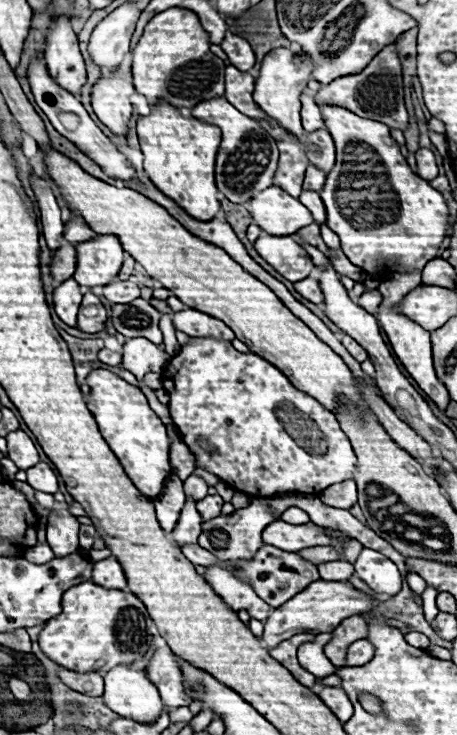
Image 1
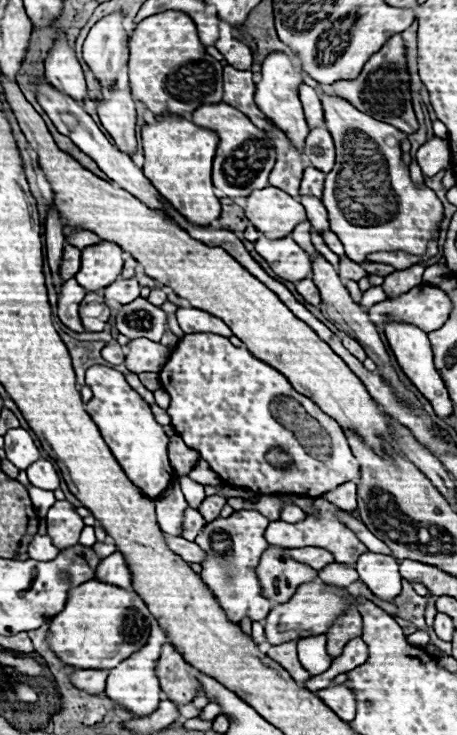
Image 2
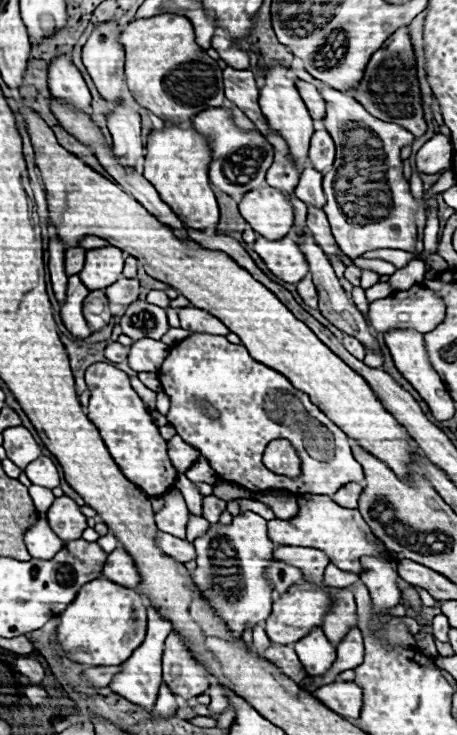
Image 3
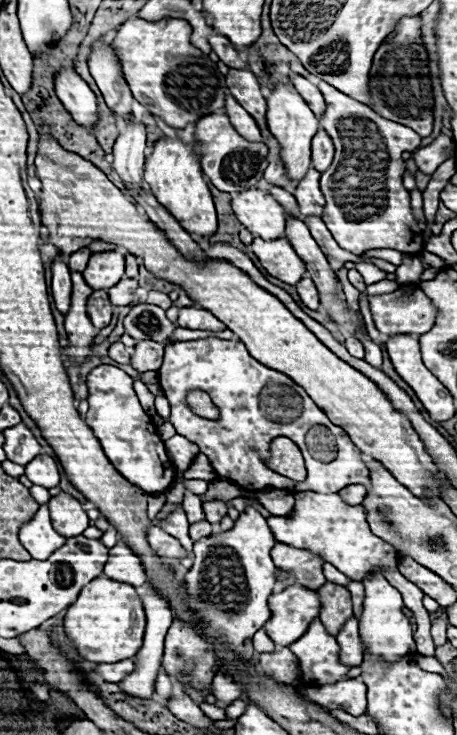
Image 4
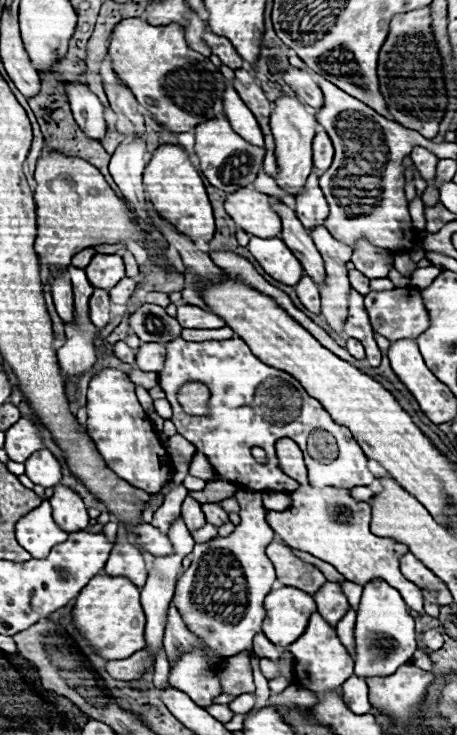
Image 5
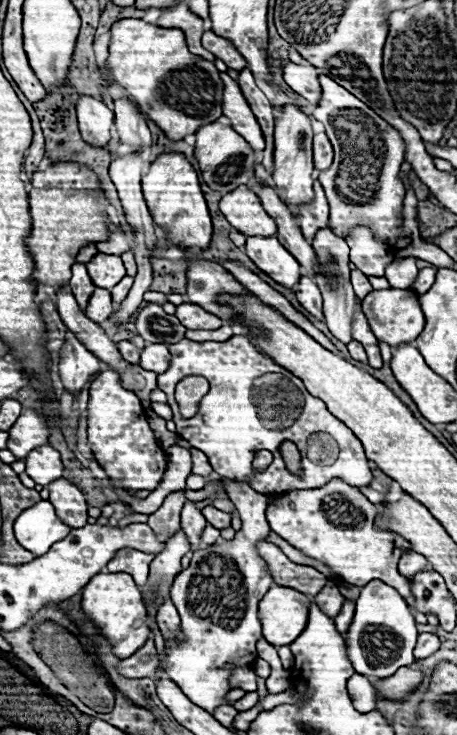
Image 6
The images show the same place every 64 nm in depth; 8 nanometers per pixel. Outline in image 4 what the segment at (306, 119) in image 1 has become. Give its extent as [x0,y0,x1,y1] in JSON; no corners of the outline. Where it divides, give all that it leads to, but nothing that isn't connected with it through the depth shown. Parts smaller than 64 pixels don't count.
[292,76,326,118]

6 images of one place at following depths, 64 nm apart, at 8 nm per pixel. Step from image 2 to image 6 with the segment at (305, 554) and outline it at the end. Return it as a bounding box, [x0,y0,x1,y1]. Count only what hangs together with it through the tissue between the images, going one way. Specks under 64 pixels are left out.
[260,542,326,596]

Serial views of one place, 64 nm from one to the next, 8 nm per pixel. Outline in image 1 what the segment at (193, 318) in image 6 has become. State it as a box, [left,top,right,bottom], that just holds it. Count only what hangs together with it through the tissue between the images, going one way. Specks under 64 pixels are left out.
[172,308,236,342]

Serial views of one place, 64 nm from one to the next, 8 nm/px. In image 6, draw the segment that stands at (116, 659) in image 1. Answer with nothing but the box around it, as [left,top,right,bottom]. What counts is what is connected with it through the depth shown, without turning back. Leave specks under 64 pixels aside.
[80,572,150,658]

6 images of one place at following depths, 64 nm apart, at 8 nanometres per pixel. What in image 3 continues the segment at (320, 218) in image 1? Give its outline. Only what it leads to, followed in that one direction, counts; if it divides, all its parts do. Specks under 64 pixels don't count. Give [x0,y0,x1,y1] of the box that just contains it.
[308,206,338,258]

